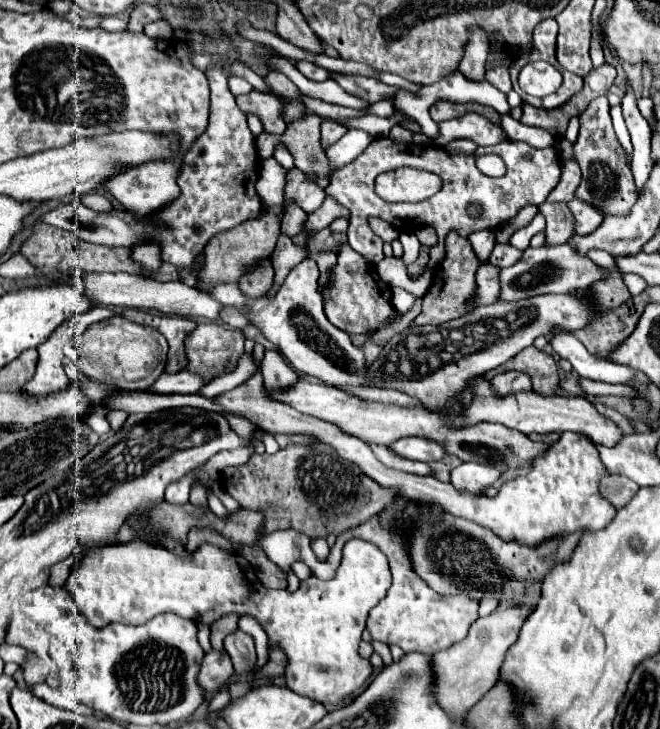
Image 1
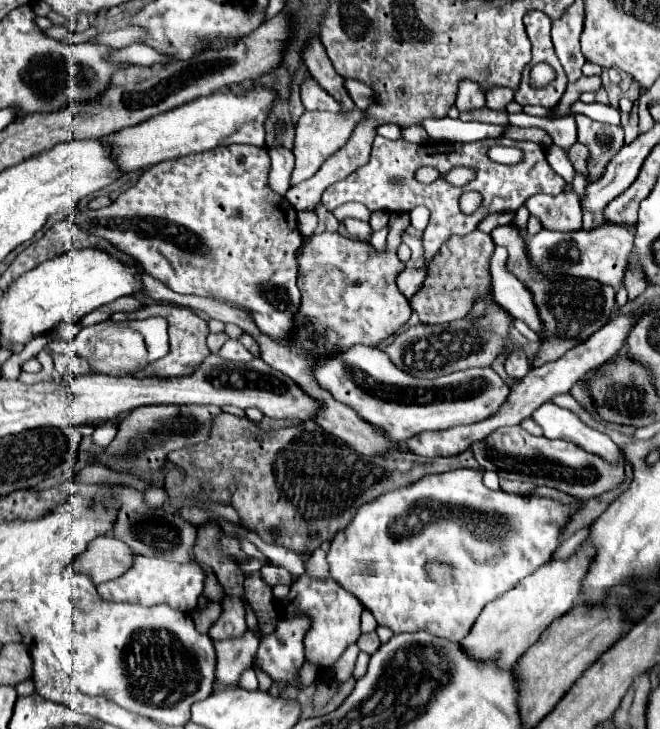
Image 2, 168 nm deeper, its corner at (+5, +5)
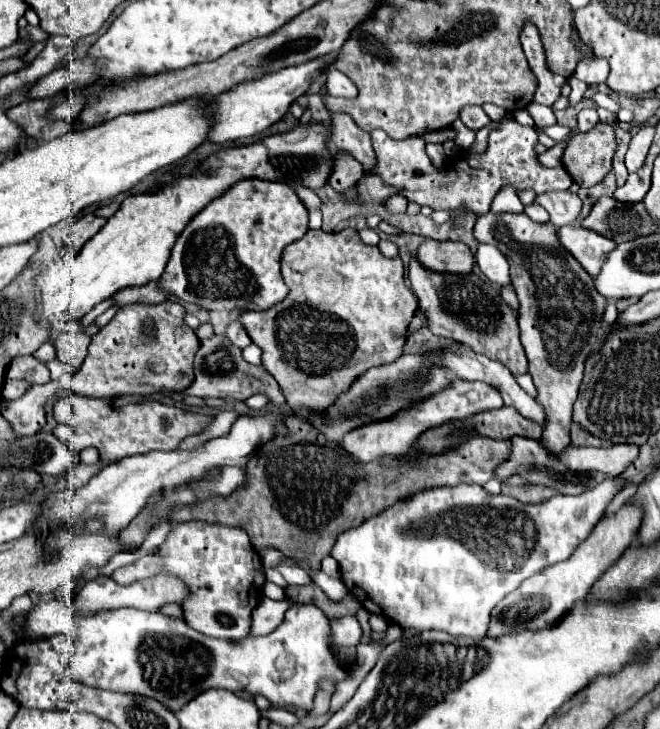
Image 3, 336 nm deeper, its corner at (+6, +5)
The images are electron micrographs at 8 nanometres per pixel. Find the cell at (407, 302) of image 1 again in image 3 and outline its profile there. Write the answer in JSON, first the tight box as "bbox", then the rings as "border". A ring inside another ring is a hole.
{"bbox":[355,121,573,219],"border":[[[505,121],[499,129],[491,131],[489,135],[489,145],[487,145],[487,151],[485,153],[473,153],[473,151],[465,151],[465,159],[463,159],[463,151],[455,157],[455,159],[449,159],[449,163],[445,167],[435,167],[431,163],[431,159],[427,157],[425,153],[425,141],[421,137],[409,137],[409,139],[391,139],[385,131],[381,129],[375,129],[371,133],[371,143],[373,143],[373,149],[375,149],[375,157],[377,157],[377,163],[373,169],[365,171],[363,177],[359,179],[359,183],[355,185],[357,189],[357,203],[363,205],[363,207],[377,207],[377,205],[383,205],[389,197],[393,195],[403,195],[407,201],[413,201],[413,203],[419,203],[419,205],[427,205],[435,211],[449,211],[453,219],[463,219],[467,213],[473,213],[473,215],[481,215],[481,213],[487,213],[489,207],[491,207],[491,201],[495,199],[495,195],[505,187],[505,185],[511,185],[515,187],[515,191],[523,191],[523,189],[533,189],[535,193],[547,193],[547,191],[557,191],[557,189],[569,189],[573,179],[567,175],[565,167],[545,167],[541,161],[539,161],[539,155],[535,151],[535,145],[537,145],[537,133],[533,127],[523,127],[519,125],[517,121]],[[487,167],[491,167],[487,171]],[[415,171],[423,171],[421,177],[415,177]]]}

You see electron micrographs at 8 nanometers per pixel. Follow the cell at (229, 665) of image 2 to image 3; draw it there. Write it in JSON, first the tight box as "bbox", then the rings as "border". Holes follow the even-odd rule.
{"bbox":[249,597,289,637],"border":[[[261,597],[259,605],[251,613],[251,629],[249,637],[263,637],[273,633],[279,623],[283,621],[283,613],[289,607],[289,601],[273,601],[267,597]]]}

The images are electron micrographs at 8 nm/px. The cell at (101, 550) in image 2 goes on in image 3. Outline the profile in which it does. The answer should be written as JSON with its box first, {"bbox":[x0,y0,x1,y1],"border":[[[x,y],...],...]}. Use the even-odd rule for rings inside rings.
{"bbox":[111,521,265,641],"border":[[[205,521],[175,523],[167,541],[157,547],[155,553],[141,557],[139,561],[119,567],[111,573],[115,583],[127,585],[141,577],[151,577],[157,569],[169,569],[177,573],[191,589],[189,601],[183,603],[185,621],[199,633],[215,639],[237,641],[249,633],[249,611],[257,605],[265,583],[263,563],[253,549],[249,537],[237,527],[217,527]]]}

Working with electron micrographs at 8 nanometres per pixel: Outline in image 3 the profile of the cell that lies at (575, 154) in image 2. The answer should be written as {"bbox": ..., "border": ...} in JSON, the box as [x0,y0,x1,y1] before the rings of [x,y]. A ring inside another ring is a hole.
{"bbox":[563,123,615,187],"border":[[[597,123],[589,133],[577,133],[565,153],[563,165],[581,187],[591,187],[611,171],[611,159],[615,153],[615,127]]]}

